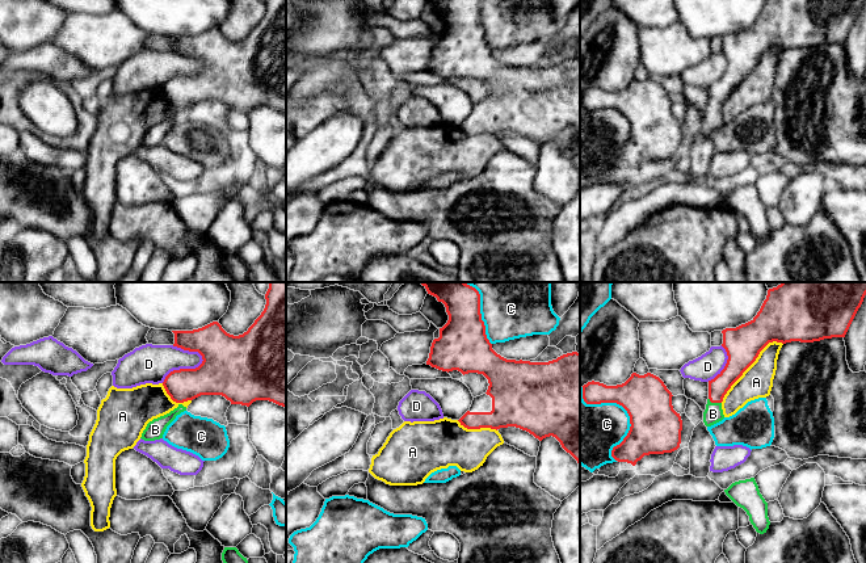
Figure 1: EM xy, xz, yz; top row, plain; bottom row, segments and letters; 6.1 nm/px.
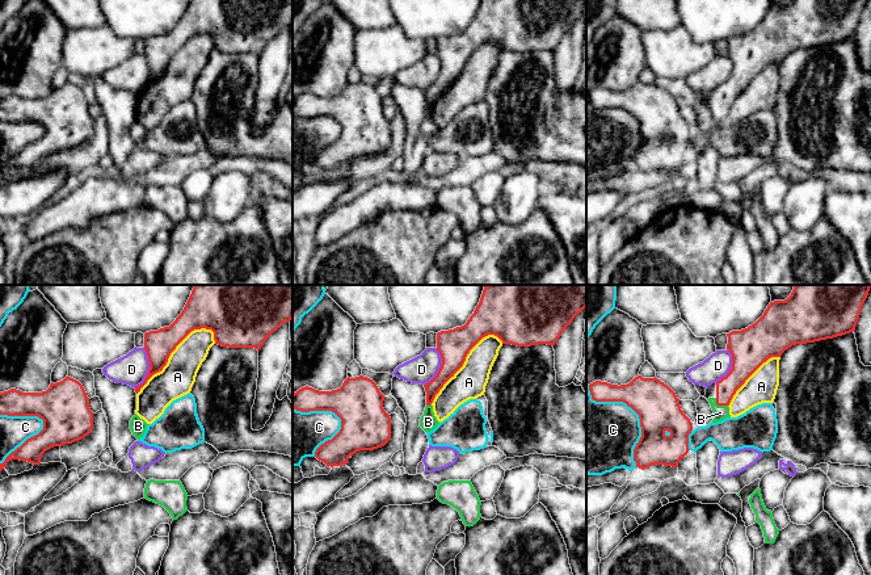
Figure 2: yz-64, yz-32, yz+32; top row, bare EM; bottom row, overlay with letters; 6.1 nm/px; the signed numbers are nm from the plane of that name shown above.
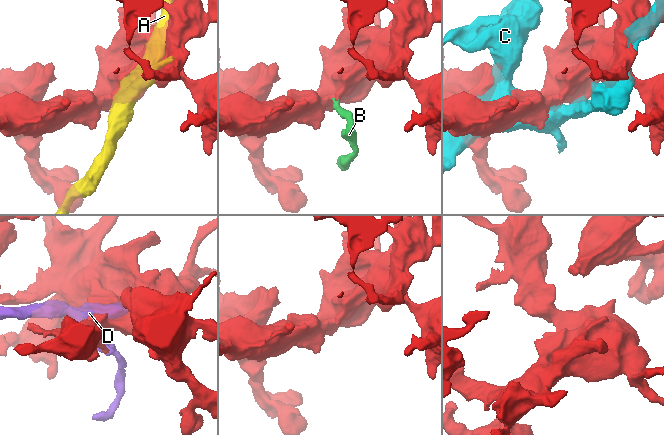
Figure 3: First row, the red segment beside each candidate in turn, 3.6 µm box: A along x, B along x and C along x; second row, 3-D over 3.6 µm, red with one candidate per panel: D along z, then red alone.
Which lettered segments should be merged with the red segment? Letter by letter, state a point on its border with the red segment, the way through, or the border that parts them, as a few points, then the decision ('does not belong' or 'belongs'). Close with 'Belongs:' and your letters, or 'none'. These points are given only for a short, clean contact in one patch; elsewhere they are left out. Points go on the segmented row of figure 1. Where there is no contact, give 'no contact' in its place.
A: contact yz (749, 365); does not belong
B: contact yz (714, 402); belongs
C: contact yz (625, 408); does not belong
D: contact xy (184, 369); does not belong
Belongs: B

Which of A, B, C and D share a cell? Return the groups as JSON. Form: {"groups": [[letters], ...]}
{"groups": [["A"], ["B"], ["C"], ["D"]]}

